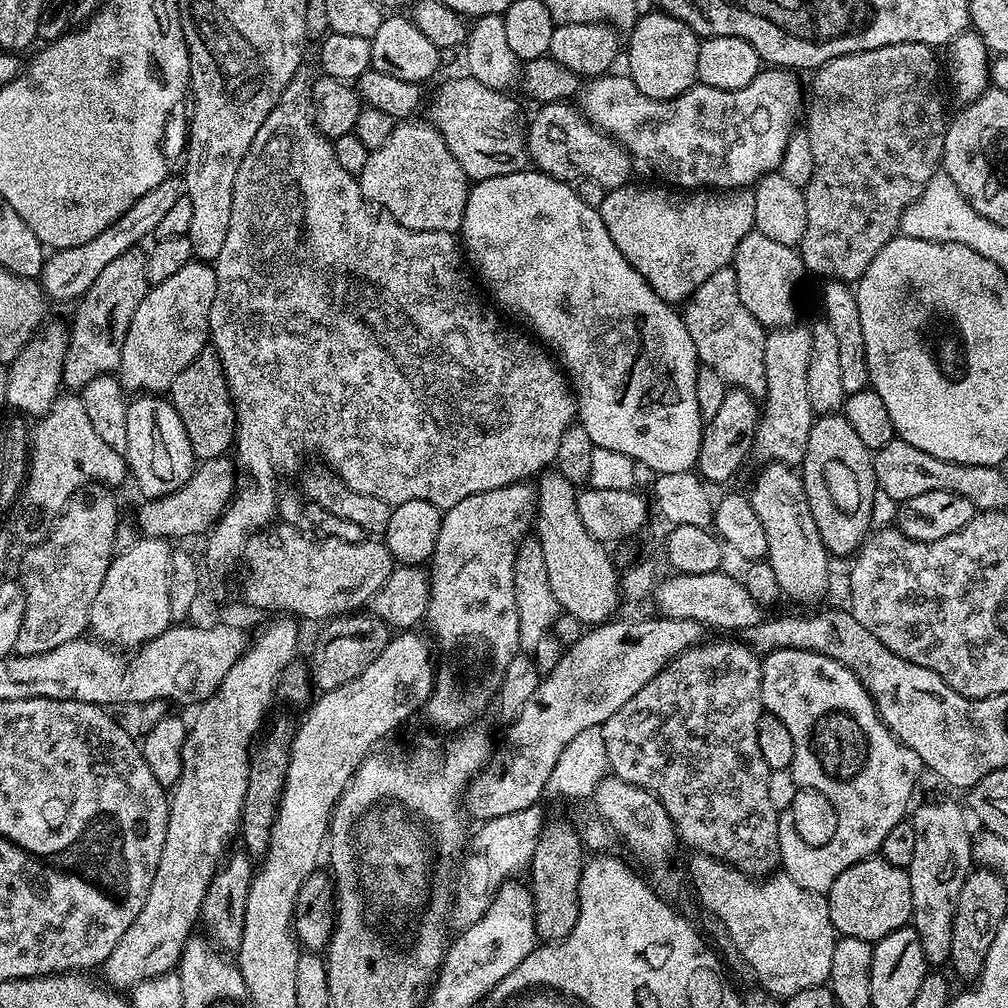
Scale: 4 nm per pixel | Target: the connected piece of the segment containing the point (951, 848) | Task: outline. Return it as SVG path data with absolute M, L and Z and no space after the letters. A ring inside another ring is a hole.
M936 800L933 804L918 805L916 813L914 808L910 816L916 835L914 858L906 870L912 899L911 923L922 942L922 954L932 966L944 966L951 961L956 899L974 868L973 839L968 838L968 828L964 825L965 809L961 808L952 800Z

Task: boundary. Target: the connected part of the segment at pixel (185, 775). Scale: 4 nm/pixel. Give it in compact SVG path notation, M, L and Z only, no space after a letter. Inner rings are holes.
M280 614L273 620L276 621L266 625L257 636L254 636L243 656L240 656L238 662L234 662L234 666L230 668L230 674L222 678L213 696L209 696L195 709L197 712L192 724L190 720L190 727L184 737L184 746L180 750L182 774L170 792L166 842L162 846L162 858L158 862L150 894L146 894L146 903L143 904L142 910L138 910L138 918L134 918L130 930L126 930L122 938L118 938L118 946L110 950L102 965L105 976L103 979L107 987L113 990L134 989L142 981L163 976L179 965L180 955L184 953L184 943L193 935L192 927L195 926L196 919L204 908L204 899L210 896L212 880L229 851L228 843L231 842L232 835L237 835L242 806L246 798L252 739L255 738L256 731L259 730L260 723L268 712L268 702L277 693L281 671L293 663L295 656L292 655L295 654L296 643L300 640L301 625L291 615Z

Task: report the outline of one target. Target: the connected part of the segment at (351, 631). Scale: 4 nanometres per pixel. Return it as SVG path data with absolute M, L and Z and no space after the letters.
M345 614L335 617L323 625L320 637L312 648L312 664L310 663L310 680L320 687L321 693L334 690L338 686L346 686L346 682L354 682L382 650L386 650L390 639L390 629L378 617L365 614Z

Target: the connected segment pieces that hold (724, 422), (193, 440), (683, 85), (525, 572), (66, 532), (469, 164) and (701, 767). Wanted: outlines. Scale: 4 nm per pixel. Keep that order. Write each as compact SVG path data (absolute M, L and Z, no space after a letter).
M729 387L722 406L704 426L704 437L700 439L700 451L694 461L699 475L709 485L720 484L735 474L750 456L752 444L756 440L756 425L758 423L758 404L748 392L741 388Z
M205 346L198 358L194 358L194 362L174 378L170 402L178 418L182 418L182 426L186 426L192 455L197 461L221 459L227 453L224 451L233 447L238 431L236 406L224 377L222 362L211 347Z
M651 10L639 17L628 36L628 68L626 75L646 98L672 100L688 92L697 83L698 50L701 37L686 22L662 11Z
M524 538L516 545L516 553L514 554L514 602L518 610L520 652L531 654L541 669L551 669L556 665L558 659L558 646L554 641L554 625L558 615L558 605L554 598L554 590L550 590L550 577L546 574L544 551L540 541L535 538Z
M104 486L77 492L60 513L47 538L41 544L31 545L21 558L18 583L24 590L24 621L15 655L50 652L85 635L88 611L117 551L116 527L122 522L116 500L108 492L111 491Z
M461 74L457 80L448 80L437 90L436 97L428 108L427 119L433 128L440 131L450 154L458 158L458 166L462 166L469 181L475 182L522 172L529 163L526 128L523 123L520 125L520 108L514 101L507 100L504 95L503 91L486 86L473 76Z
M743 639L736 640L711 640L687 648L682 654L675 656L665 668L646 682L622 710L615 712L604 725L604 741L606 742L606 754L608 755L608 767L611 775L618 776L636 784L639 788L645 788L648 792L656 793L657 798L666 806L670 818L676 827L677 837L684 840L690 847L696 848L697 853L712 856L717 862L728 864L731 868L737 868L749 878L767 878L781 867L780 863L780 835L778 826L780 816L777 813L774 802L770 802L770 774L772 769L766 766L766 758L762 758L762 750L758 747L758 726L760 717L765 715L764 703L760 700L762 690L762 660L757 653L753 652Z

